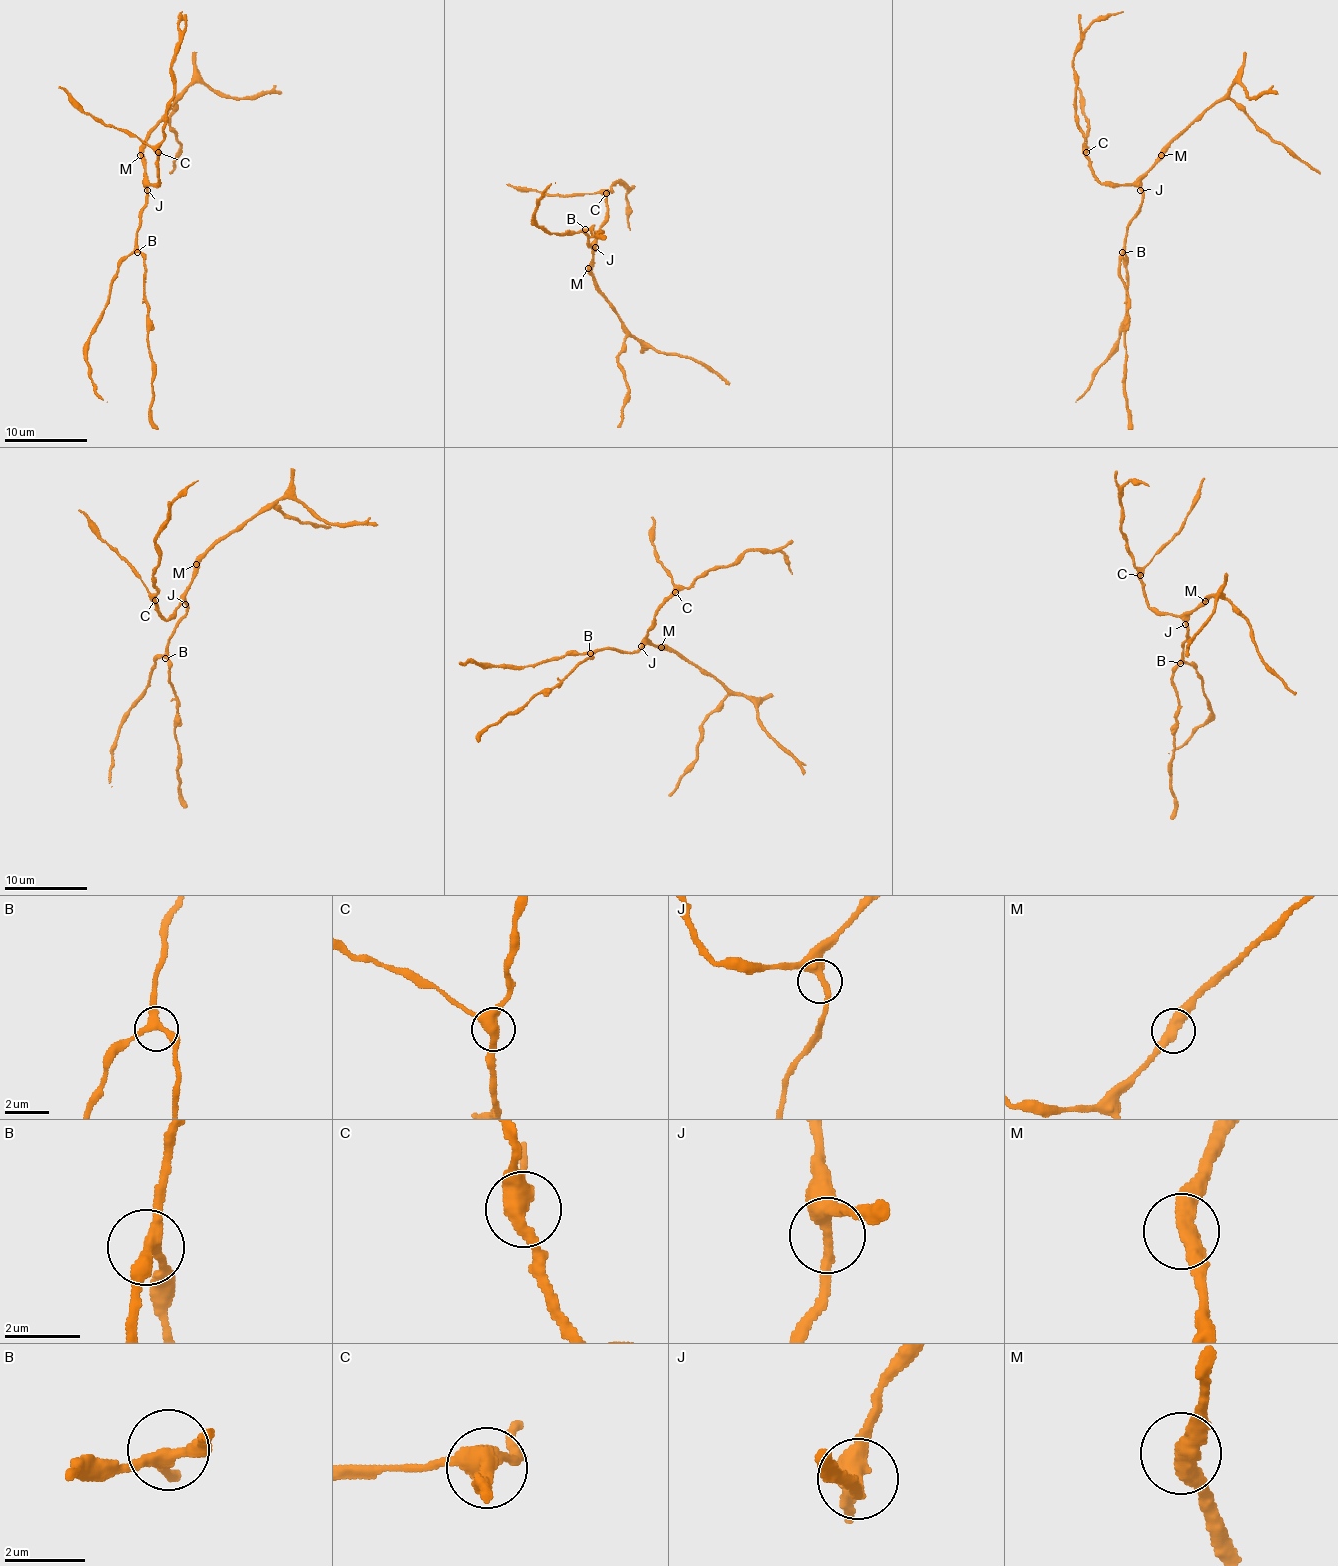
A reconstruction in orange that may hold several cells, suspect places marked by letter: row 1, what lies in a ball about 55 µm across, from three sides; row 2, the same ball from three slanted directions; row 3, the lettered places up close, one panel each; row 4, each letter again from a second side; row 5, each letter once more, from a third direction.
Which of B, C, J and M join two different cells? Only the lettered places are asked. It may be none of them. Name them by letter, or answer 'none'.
none

